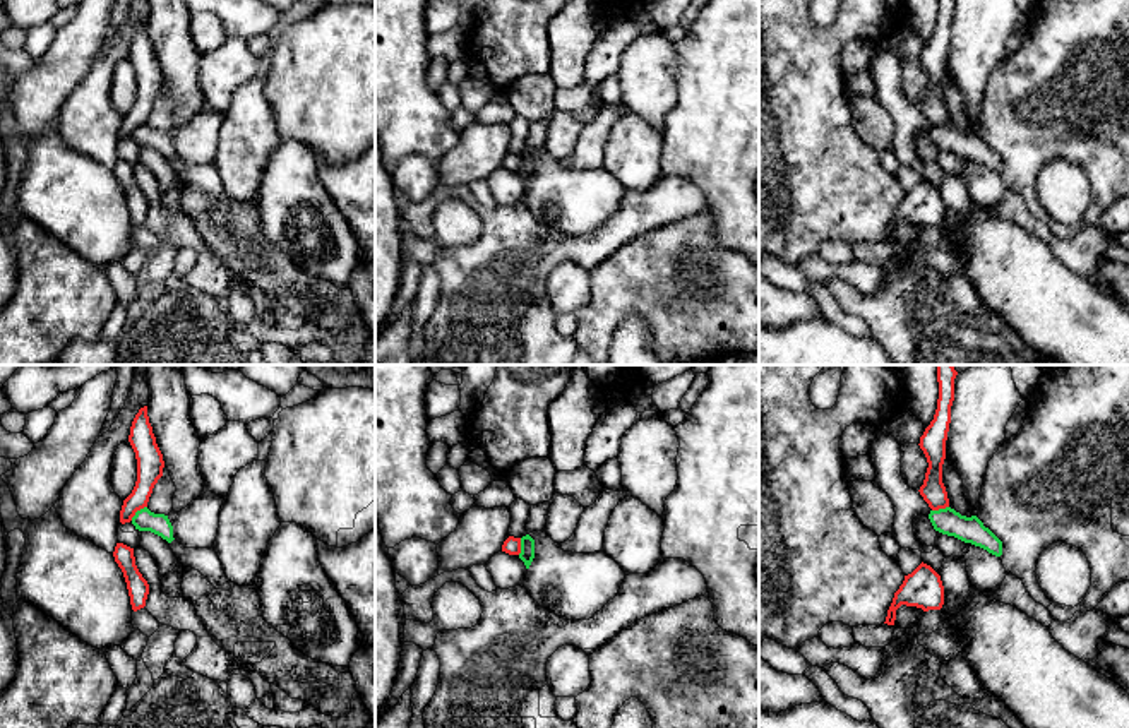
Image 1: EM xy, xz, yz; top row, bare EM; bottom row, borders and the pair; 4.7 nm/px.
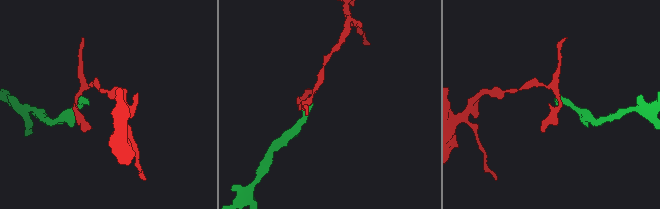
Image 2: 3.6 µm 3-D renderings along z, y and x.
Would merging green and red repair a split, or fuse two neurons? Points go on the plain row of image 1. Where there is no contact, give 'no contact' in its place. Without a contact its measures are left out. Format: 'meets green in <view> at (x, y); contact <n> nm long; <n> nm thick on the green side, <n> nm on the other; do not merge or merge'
meets green in xy at (137, 127); contact 100 nm long; 100 nm thick on the green side, 130 nm on the other; do not merge

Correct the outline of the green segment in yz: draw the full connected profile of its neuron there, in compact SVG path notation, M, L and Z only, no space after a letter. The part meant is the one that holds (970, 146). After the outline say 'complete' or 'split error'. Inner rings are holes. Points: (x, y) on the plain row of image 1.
M946 123L930 127L929 135L934 146L942 151L980 163L995 173L1002 171L1002 158L977 132L966 134Z | complete

